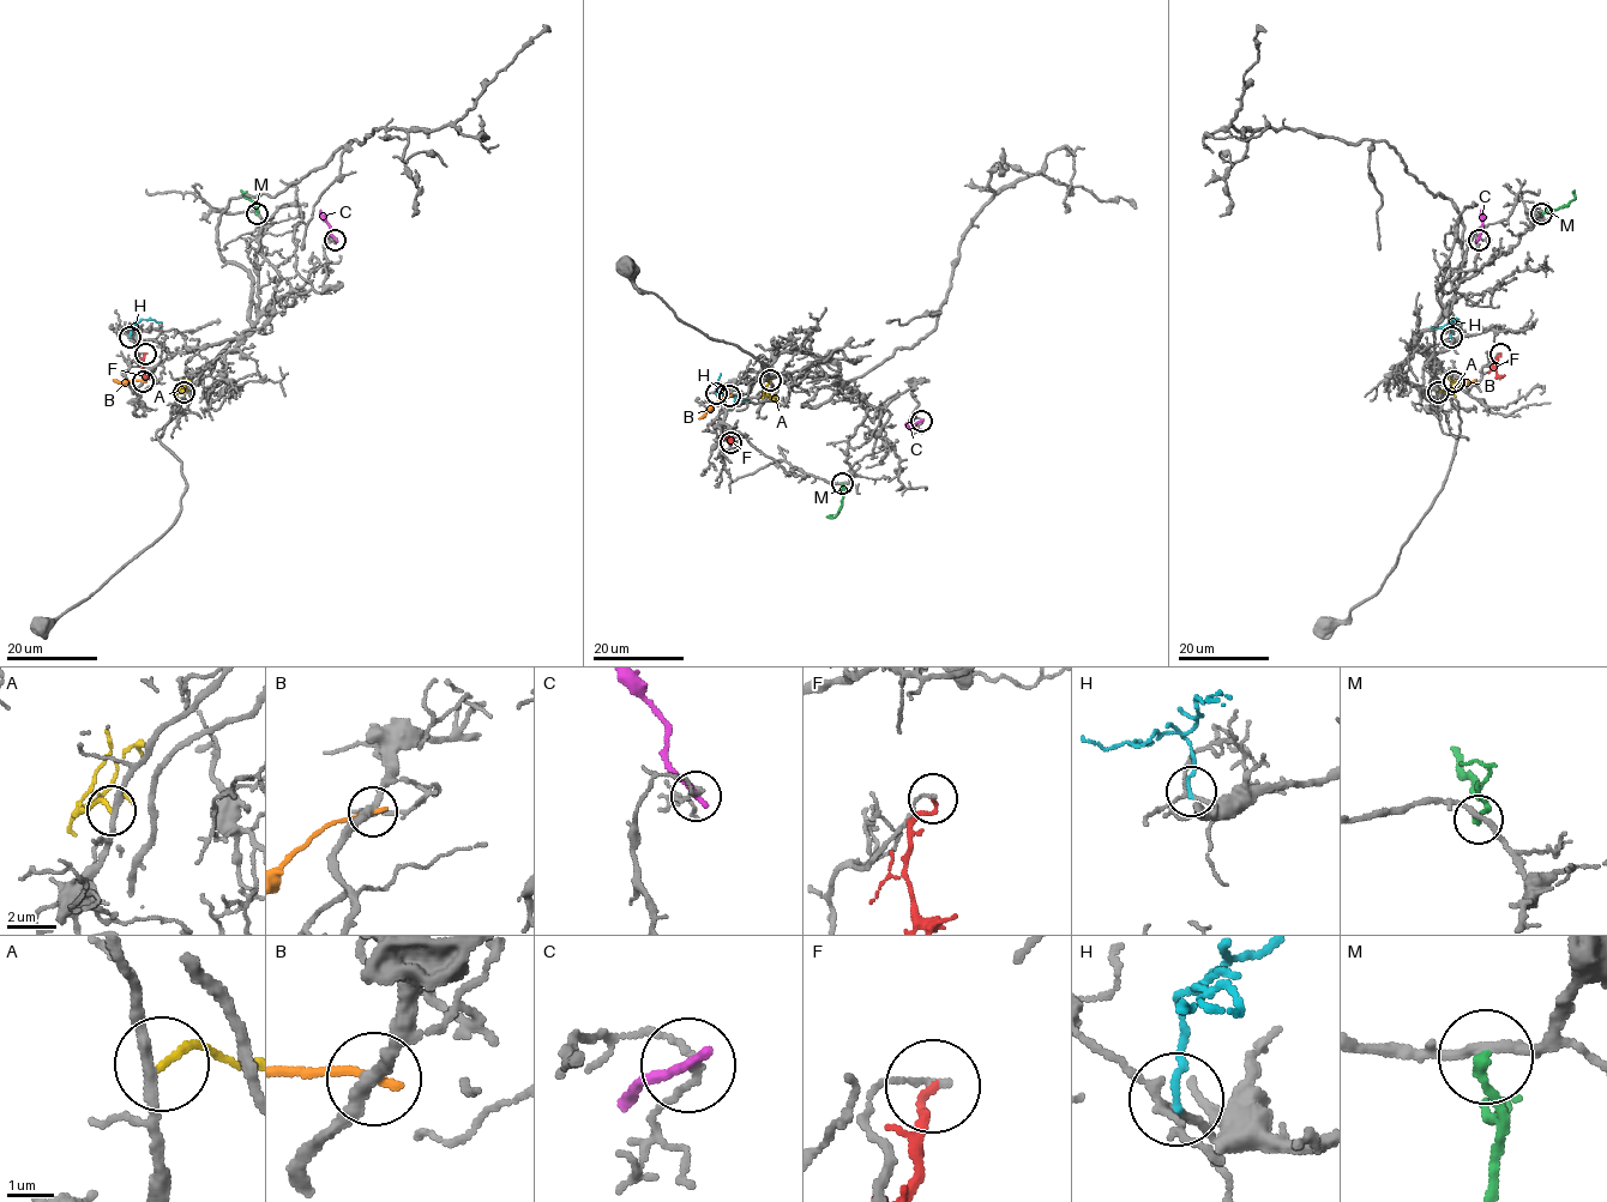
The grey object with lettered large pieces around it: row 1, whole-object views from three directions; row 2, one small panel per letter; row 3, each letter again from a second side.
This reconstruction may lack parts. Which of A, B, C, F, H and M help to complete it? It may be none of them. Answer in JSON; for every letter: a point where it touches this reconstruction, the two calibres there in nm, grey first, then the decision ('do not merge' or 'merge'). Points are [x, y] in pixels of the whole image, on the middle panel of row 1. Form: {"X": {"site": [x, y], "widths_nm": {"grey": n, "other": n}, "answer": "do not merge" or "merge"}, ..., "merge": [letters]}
{"A": {"site": [770, 380], "widths_nm": {"grey": 240, "other": 140}, "answer": "merge"}, "B": {"site": [729, 396], "widths_nm": {"grey": 280, "other": 200}, "answer": "do not merge"}, "C": {"site": [921, 421], "widths_nm": {"grey": 130, "other": 240}, "answer": "do not merge"}, "F": {"site": [730, 442], "widths_nm": {"grey": 150, "other": 170}, "answer": "do not merge"}, "H": {"site": [716, 393], "widths_nm": {"grey": 140, "other": 150}, "answer": "do not merge"}, "M": {"site": [842, 483], "widths_nm": {"grey": 240, "other": 240}, "answer": "do not merge"}, "merge": ["A"]}

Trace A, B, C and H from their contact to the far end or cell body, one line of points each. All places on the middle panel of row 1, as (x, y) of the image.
A: (769, 380), (764, 393), (777, 402)
B: (729, 396), (721, 397), (698, 418)
C: (921, 421), (907, 423)
H: (716, 393), (747, 400)

